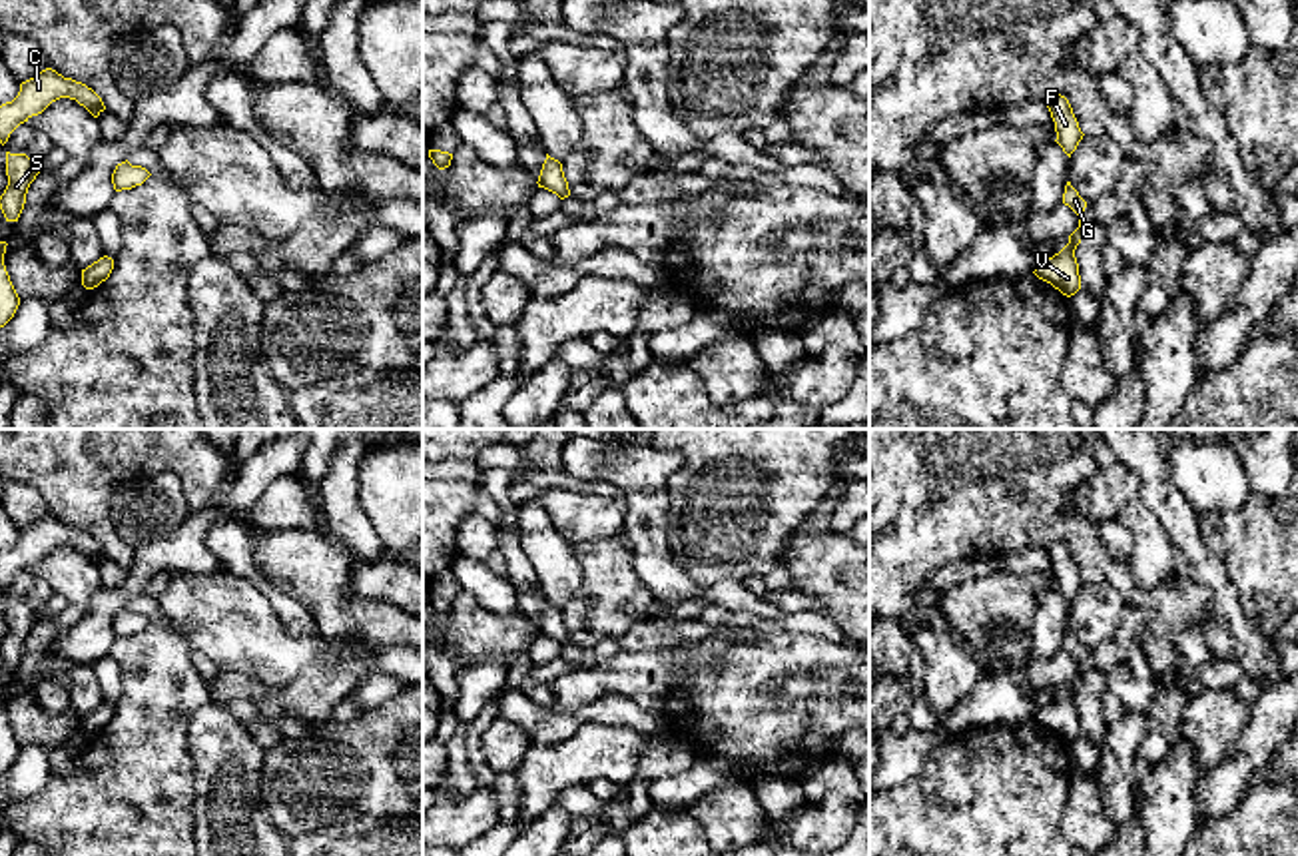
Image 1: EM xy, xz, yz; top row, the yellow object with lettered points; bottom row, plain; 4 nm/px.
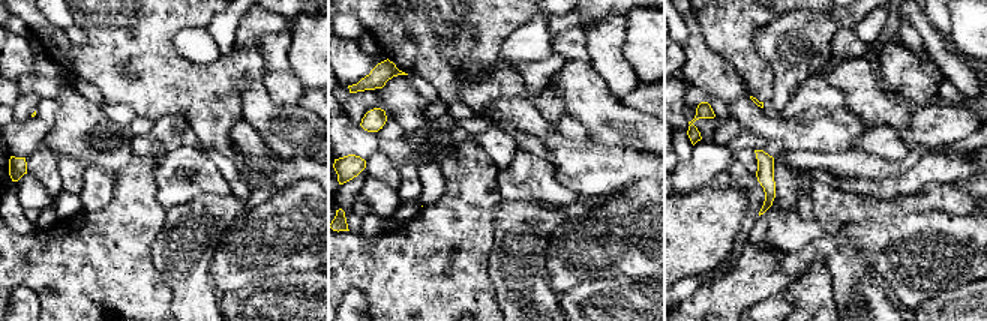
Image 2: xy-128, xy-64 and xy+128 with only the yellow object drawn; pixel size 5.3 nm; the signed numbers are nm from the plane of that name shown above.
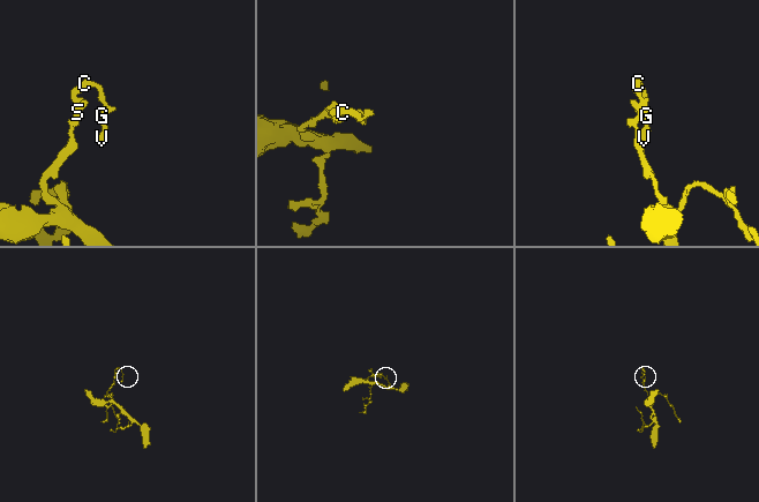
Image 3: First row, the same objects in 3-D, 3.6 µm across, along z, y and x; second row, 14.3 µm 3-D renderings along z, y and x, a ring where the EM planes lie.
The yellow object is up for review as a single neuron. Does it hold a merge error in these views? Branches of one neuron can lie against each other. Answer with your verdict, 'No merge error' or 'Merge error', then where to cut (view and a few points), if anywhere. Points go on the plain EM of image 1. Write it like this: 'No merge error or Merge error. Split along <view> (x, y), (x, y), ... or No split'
No merge error. No split

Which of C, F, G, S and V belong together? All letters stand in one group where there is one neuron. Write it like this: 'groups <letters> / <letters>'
groups C F G S V

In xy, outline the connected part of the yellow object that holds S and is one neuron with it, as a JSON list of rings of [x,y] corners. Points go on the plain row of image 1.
[[[6,599],[6,623],[8,633],[0,642],[0,656],[6,668],[18,668],[30,631],[42,619],[44,607],[32,607],[26,601],[10,601]]]

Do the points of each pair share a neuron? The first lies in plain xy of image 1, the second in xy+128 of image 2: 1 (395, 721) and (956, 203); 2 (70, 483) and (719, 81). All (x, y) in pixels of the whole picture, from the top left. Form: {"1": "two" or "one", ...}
{"1": "two", "2": "two"}

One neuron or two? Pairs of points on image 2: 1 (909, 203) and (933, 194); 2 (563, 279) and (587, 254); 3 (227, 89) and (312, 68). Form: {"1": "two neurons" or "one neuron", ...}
{"1": "one neuron", "2": "one neuron", "3": "two neurons"}

